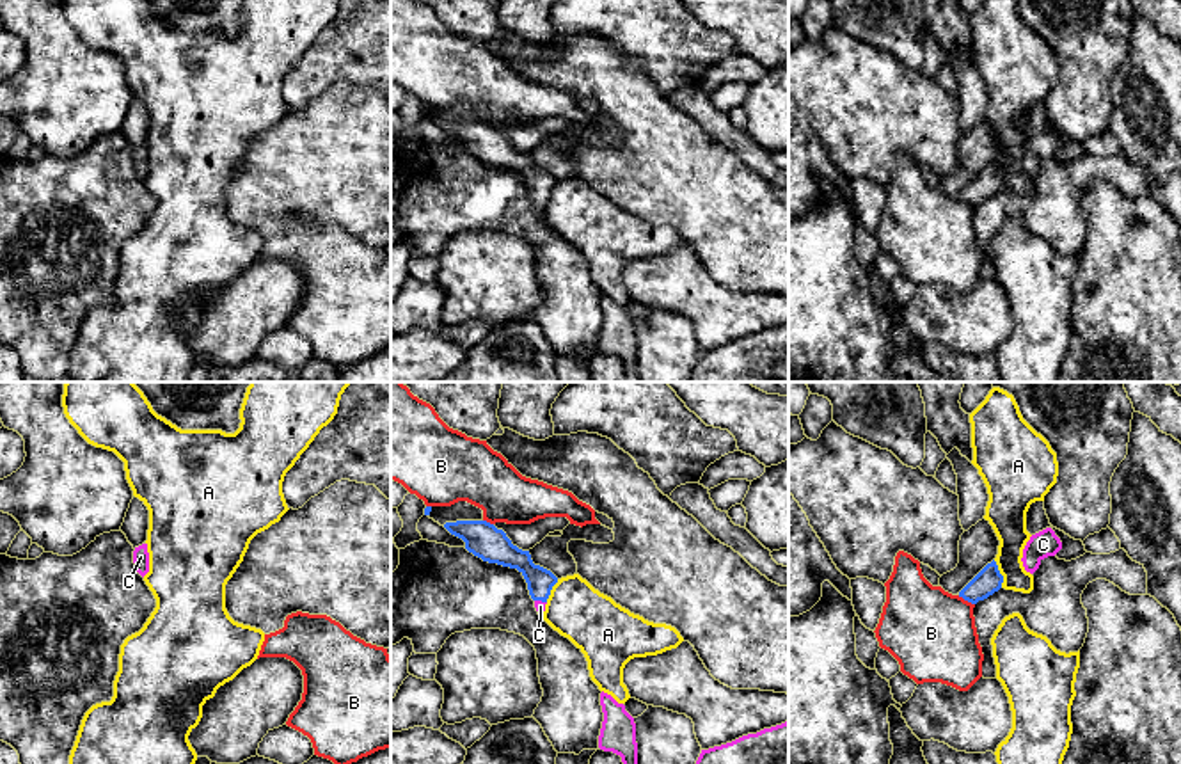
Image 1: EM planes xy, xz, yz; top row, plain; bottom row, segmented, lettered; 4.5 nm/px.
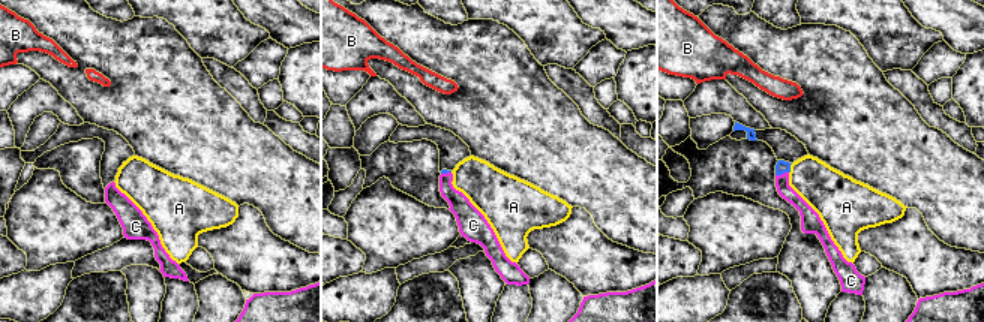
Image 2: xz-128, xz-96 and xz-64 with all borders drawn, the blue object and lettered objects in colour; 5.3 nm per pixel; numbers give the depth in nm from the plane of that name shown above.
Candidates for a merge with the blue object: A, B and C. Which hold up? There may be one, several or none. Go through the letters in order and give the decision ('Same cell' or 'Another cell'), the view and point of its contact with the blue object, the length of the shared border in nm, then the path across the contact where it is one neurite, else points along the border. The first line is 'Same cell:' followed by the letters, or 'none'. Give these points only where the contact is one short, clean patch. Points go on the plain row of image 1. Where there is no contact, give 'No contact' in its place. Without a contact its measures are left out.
Same cell: C
A: Another cell. Touches blue at yz (1000, 176). Shared border 130 nm. Boundary: yz (993, 162), (1002, 178), (1002, 189)
B: Another cell. Touches blue at yz (966, 201). Shared border 90 nm
C: Same cell. Touches blue at xz (540, 201). Shared border 60 nm. Path across: xz (540, 183), (540, 201), (540, 208)

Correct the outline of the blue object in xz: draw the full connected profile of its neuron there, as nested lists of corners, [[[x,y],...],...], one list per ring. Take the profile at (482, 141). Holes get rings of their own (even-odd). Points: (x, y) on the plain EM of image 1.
[[[487,123],[446,124],[444,130],[465,144],[465,151],[488,165],[517,171],[526,185],[538,217],[543,220],[545,206],[558,179],[531,162],[529,153],[511,146],[503,131]]]

